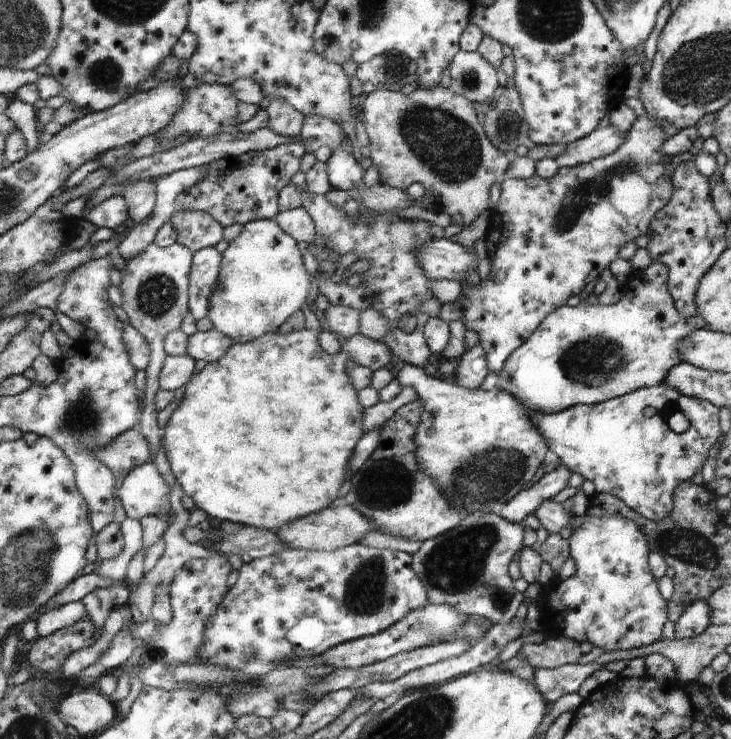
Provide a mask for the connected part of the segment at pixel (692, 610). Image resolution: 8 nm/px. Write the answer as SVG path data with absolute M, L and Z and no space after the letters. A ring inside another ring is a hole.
M708 601L692 603L675 623L674 638L690 640L703 635L712 626L711 616L712 609Z

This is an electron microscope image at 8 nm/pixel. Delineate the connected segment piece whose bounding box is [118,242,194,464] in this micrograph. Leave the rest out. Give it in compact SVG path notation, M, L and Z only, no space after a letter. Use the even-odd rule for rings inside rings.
M176 242L167 247L150 244L139 256L126 260L126 269L122 271L123 280L118 283L122 290L123 301L120 307L128 316L128 322L132 325L149 344L149 363L145 368L146 372L146 392L144 399L144 412L140 420L140 434L146 438L152 460L155 464L156 454L162 443L164 427L158 426L158 412L154 406L156 392L159 392L159 375L163 370L164 360L167 360L167 352L164 352L164 340L168 332L179 330L182 327L184 316L188 315L188 282L190 282L190 272L194 252L188 250L186 246Z

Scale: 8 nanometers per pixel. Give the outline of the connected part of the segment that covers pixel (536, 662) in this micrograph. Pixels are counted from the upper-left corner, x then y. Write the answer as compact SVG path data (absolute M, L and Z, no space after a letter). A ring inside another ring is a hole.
M562 634L550 637L542 644L524 644L519 651L533 668L556 669L567 663L578 662L582 656L580 645Z

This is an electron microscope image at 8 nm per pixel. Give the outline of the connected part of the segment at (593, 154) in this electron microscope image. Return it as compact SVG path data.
M614 126L596 128L591 135L564 145L564 152L554 158L554 162L562 167L583 165L592 160L608 156L616 148L622 146L626 134L618 132Z

